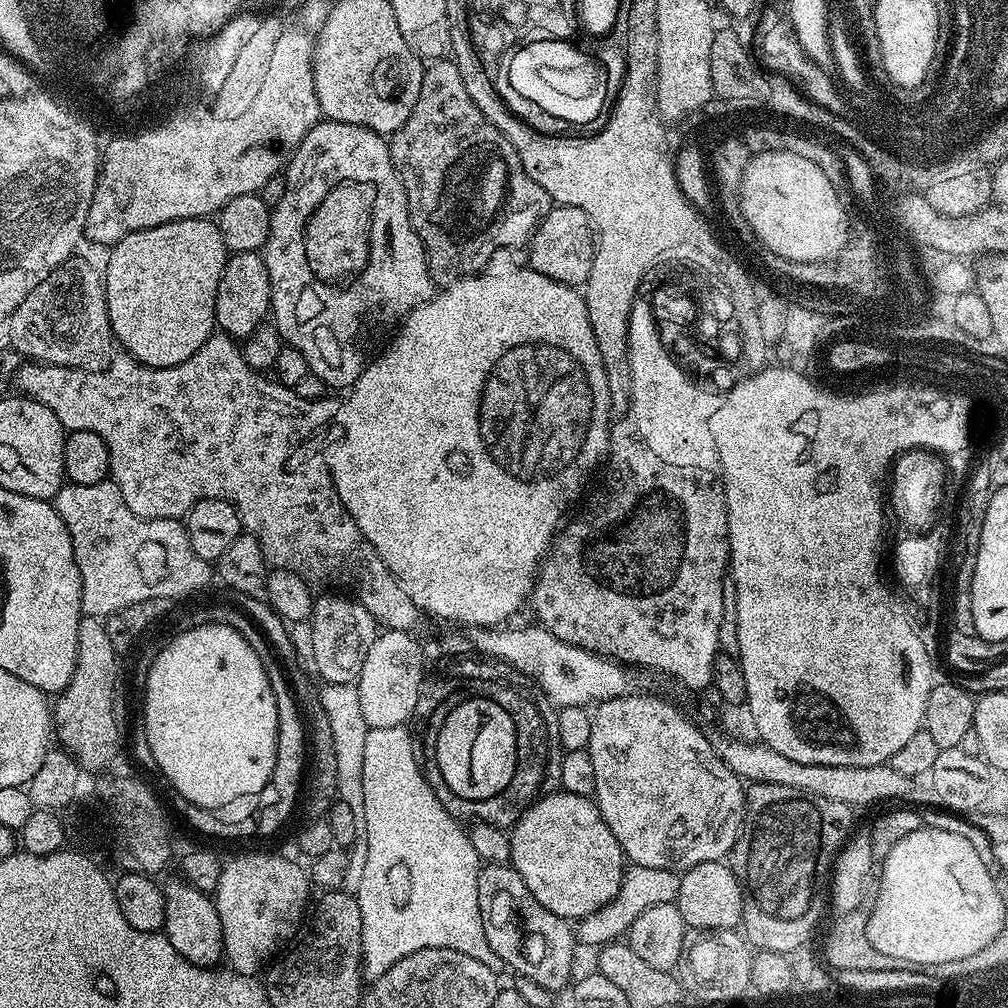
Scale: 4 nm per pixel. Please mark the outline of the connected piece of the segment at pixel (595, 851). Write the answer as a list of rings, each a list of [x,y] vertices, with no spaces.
[[[563,790],[555,791],[535,799],[511,827],[510,863],[522,882],[526,882],[526,890],[530,890],[530,894],[534,894],[534,898],[550,910],[550,914],[558,914],[569,922],[575,922],[586,914],[594,914],[594,910],[606,906],[606,902],[620,893],[626,861],[622,846],[618,838],[614,838],[610,826],[606,826],[595,799]]]

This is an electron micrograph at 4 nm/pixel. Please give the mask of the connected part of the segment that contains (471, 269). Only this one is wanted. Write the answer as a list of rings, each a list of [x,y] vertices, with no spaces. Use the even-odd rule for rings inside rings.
[[[438,59],[425,67],[418,102],[414,106],[410,118],[406,118],[406,122],[397,132],[391,133],[388,140],[388,149],[390,150],[394,170],[400,175],[400,181],[404,183],[410,222],[414,226],[418,238],[424,243],[424,253],[428,259],[428,273],[432,275],[433,285],[447,286],[453,280],[483,273],[489,267],[487,264],[491,262],[492,255],[499,248],[523,249],[528,241],[532,239],[532,235],[536,232],[536,227],[542,222],[542,218],[554,207],[554,202],[546,194],[546,190],[542,190],[542,186],[538,186],[538,182],[534,182],[534,178],[530,178],[530,174],[526,174],[526,170],[522,166],[512,143],[485,118],[482,110],[478,110],[474,98],[470,98],[470,94],[466,90],[466,82],[462,78],[462,74],[459,73],[458,66],[451,59]]]

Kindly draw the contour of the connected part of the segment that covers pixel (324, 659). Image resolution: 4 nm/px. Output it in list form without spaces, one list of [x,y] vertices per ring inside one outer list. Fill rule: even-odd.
[[[348,594],[317,595],[312,606],[310,621],[313,626],[313,654],[311,663],[316,663],[315,675],[321,676],[324,684],[355,685],[360,679],[363,663],[378,635],[378,622]]]

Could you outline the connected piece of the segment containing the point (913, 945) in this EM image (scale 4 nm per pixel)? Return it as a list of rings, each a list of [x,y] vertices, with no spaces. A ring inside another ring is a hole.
[[[921,826],[918,830],[914,830],[914,834],[906,834],[906,838],[894,842],[890,854],[886,854],[883,863],[885,869],[882,873],[881,890],[875,893],[876,902],[874,901],[871,905],[868,937],[874,950],[882,950],[882,954],[890,957],[893,962],[903,962],[908,966],[956,966],[960,961],[970,958],[970,954],[982,950],[982,946],[986,946],[1000,933],[1002,922],[1006,919],[1006,909],[1002,906],[1002,898],[996,885],[997,877],[992,876],[991,870],[988,869],[989,861],[986,857],[978,854],[978,850],[974,850],[974,846],[970,846],[970,842],[966,842],[966,838],[961,838],[959,834],[950,834],[950,830],[946,830],[942,826],[936,826],[936,828]]]

